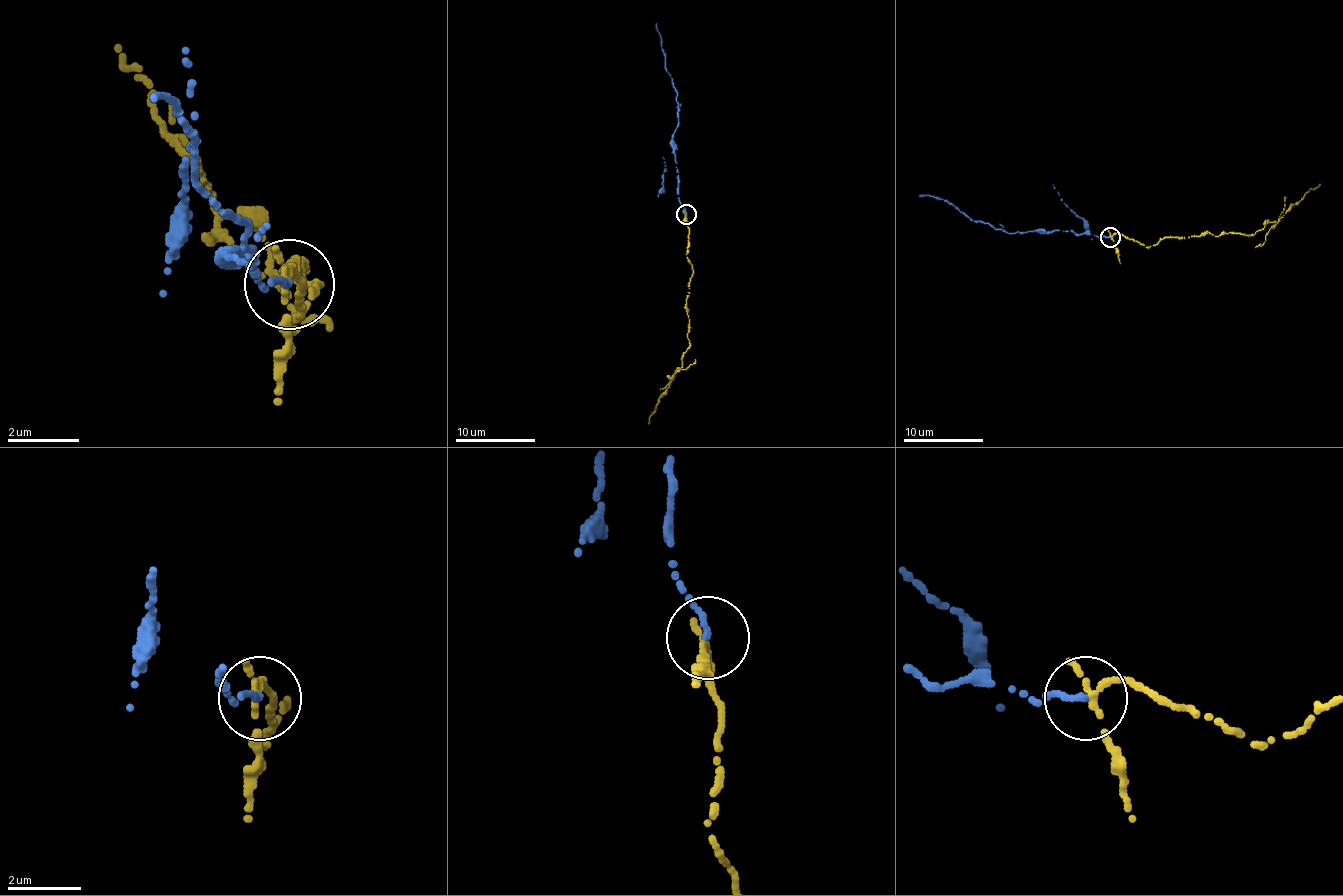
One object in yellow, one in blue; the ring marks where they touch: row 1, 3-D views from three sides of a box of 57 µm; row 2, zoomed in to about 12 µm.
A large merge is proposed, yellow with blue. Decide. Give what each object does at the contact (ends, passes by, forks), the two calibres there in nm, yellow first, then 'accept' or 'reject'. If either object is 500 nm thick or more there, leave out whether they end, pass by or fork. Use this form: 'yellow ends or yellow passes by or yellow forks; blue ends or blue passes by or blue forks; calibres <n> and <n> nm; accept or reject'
yellow passes by; blue ends; calibres 180 and 160 nm; accept

